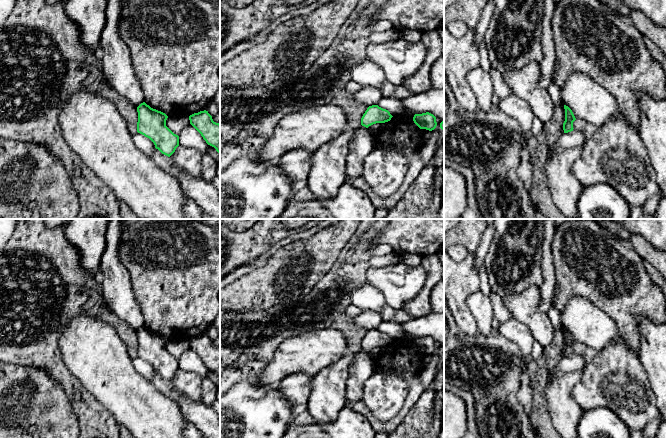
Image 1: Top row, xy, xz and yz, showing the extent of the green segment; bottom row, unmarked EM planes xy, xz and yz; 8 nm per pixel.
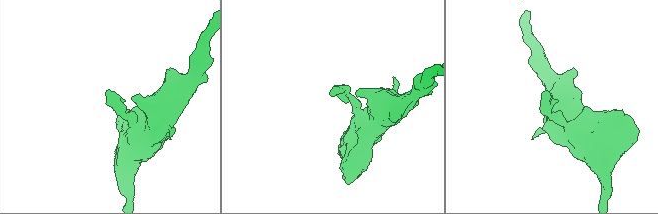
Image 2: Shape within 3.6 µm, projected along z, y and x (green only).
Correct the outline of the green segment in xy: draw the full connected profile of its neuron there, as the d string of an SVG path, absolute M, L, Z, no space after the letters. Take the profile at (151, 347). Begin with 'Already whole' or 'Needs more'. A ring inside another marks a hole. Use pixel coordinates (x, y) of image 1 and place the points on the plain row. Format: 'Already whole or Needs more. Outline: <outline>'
Already whole. Outline: M145 326L137 331L137 356L149 362L162 378L170 381L179 370L179 360L167 350L168 340Z

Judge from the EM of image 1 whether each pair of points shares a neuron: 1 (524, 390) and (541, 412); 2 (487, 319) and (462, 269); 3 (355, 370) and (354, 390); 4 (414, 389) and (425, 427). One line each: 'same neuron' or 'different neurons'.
1: different neurons
2: different neurons
3: same neuron
4: different neurons

